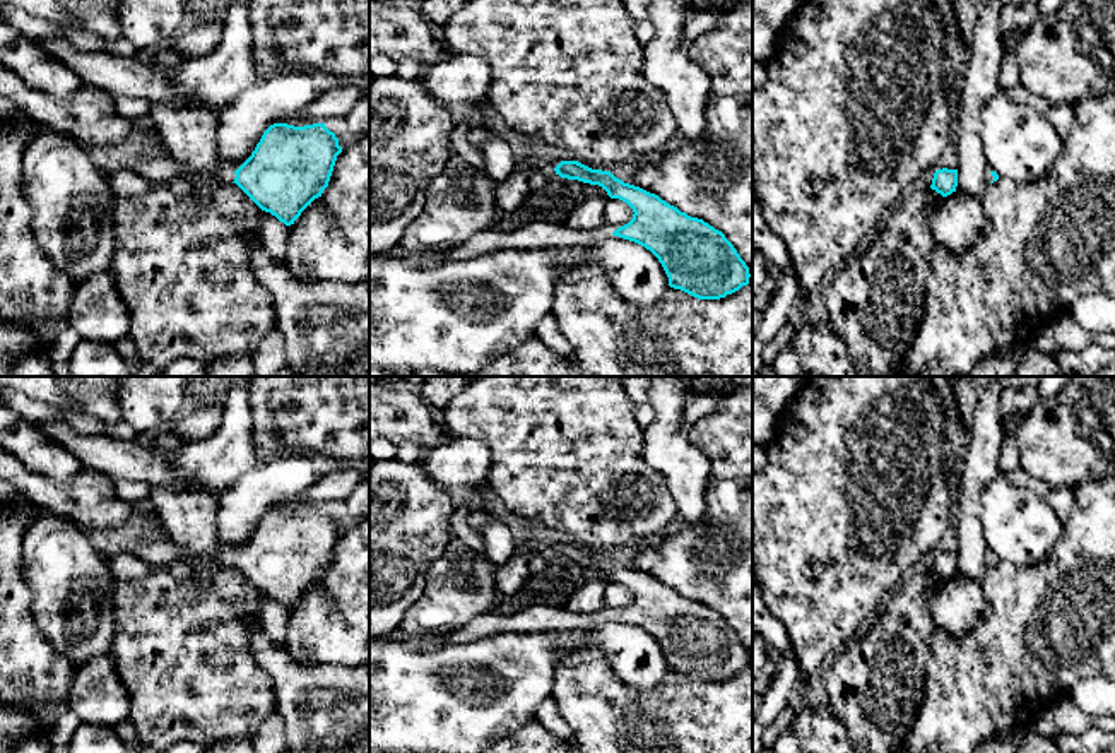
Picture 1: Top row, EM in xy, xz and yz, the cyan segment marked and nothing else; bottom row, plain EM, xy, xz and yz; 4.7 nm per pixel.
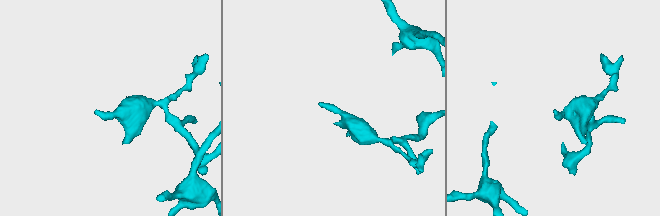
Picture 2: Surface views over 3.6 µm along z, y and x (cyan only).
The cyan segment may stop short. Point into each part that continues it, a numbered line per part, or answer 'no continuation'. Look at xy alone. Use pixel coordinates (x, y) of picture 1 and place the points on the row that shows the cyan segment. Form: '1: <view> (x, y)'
1: xy (224, 171)

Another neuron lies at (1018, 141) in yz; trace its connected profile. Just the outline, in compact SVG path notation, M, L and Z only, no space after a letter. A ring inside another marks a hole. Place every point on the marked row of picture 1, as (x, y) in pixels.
M997 92L982 111L982 149L999 178L1033 183L1045 178L1062 152L1064 137L1036 108Z

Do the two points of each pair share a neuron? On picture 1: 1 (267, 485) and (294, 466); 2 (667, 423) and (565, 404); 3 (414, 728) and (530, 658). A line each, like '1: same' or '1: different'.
1: same
2: different
3: same

